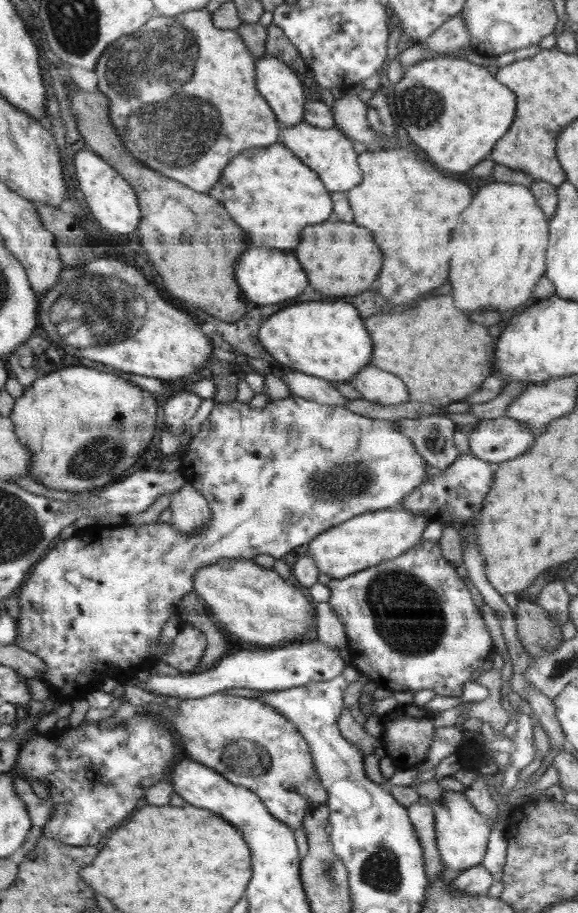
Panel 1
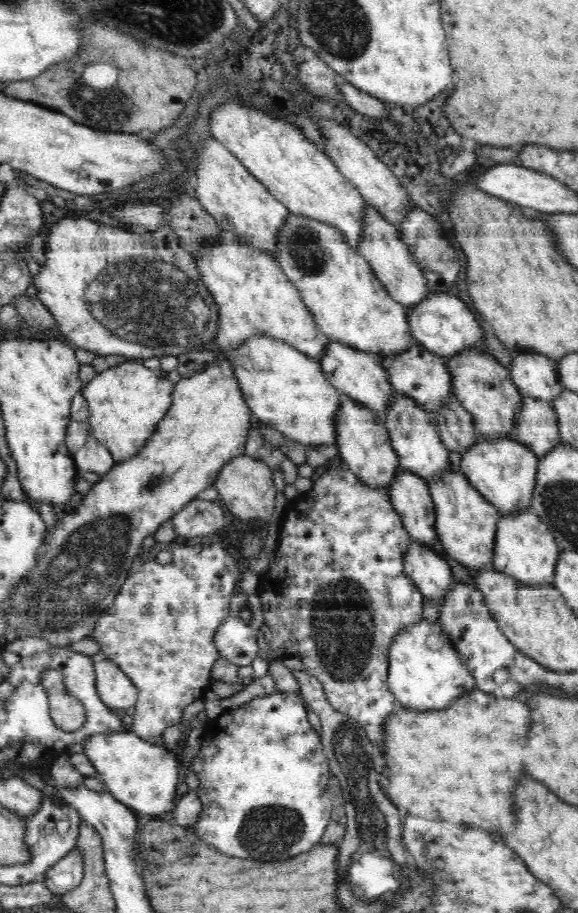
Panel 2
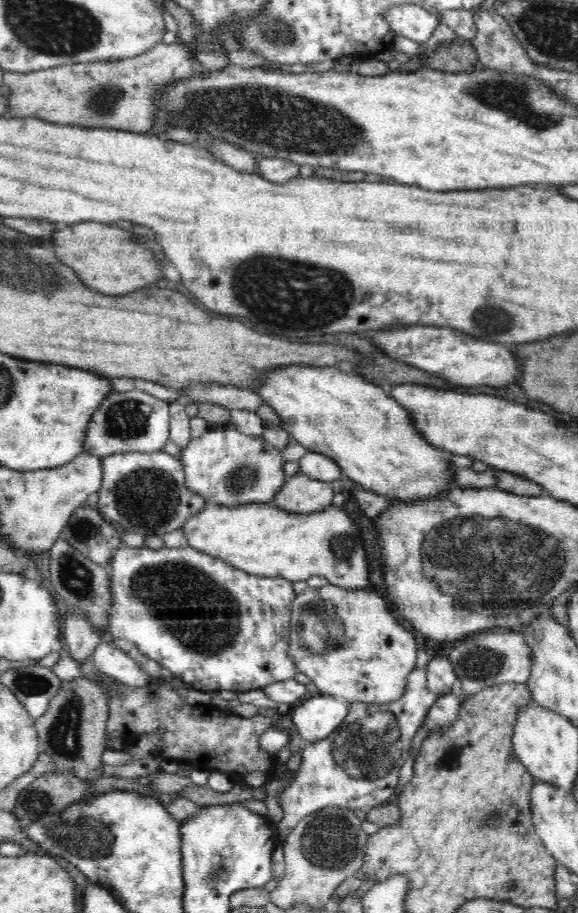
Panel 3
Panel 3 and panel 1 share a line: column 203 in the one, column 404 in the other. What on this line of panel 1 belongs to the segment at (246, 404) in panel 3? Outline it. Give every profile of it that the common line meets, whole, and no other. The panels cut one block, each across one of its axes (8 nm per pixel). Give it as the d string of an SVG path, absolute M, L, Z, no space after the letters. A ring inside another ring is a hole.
M372 364L364 366L349 383L358 390L362 399L380 405L403 404L412 400L404 382L398 376L388 374Z

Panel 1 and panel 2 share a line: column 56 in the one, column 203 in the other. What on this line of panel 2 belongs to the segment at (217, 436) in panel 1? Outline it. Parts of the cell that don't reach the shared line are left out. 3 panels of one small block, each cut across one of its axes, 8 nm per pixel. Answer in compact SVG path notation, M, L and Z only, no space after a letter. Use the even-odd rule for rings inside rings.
M159 542L154 544L145 561L141 563L135 563L136 568L129 572L129 576L124 585L122 585L121 592L117 594L117 597L113 600L113 604L109 606L108 610L102 614L98 619L96 628L89 634L89 638L96 640L101 646L100 652L104 654L104 658L114 663L117 663L121 667L122 672L132 680L134 686L138 689L137 702L135 703L135 713L133 715L133 726L130 729L131 732L136 733L138 737L150 744L164 747L164 740L162 740L162 732L168 728L168 726L174 726L174 724L180 724L180 718L184 714L184 709L188 704L192 704L194 700L201 700L204 694L209 689L212 683L212 666L220 658L220 653L214 643L214 636L222 622L230 616L230 598L234 596L236 592L236 585L239 584L240 569L238 569L237 558L234 558L232 554L228 553L221 544L189 544L183 542L182 544L174 542ZM161 550L169 550L172 553L172 561L166 565L161 565L156 561L156 554Z

